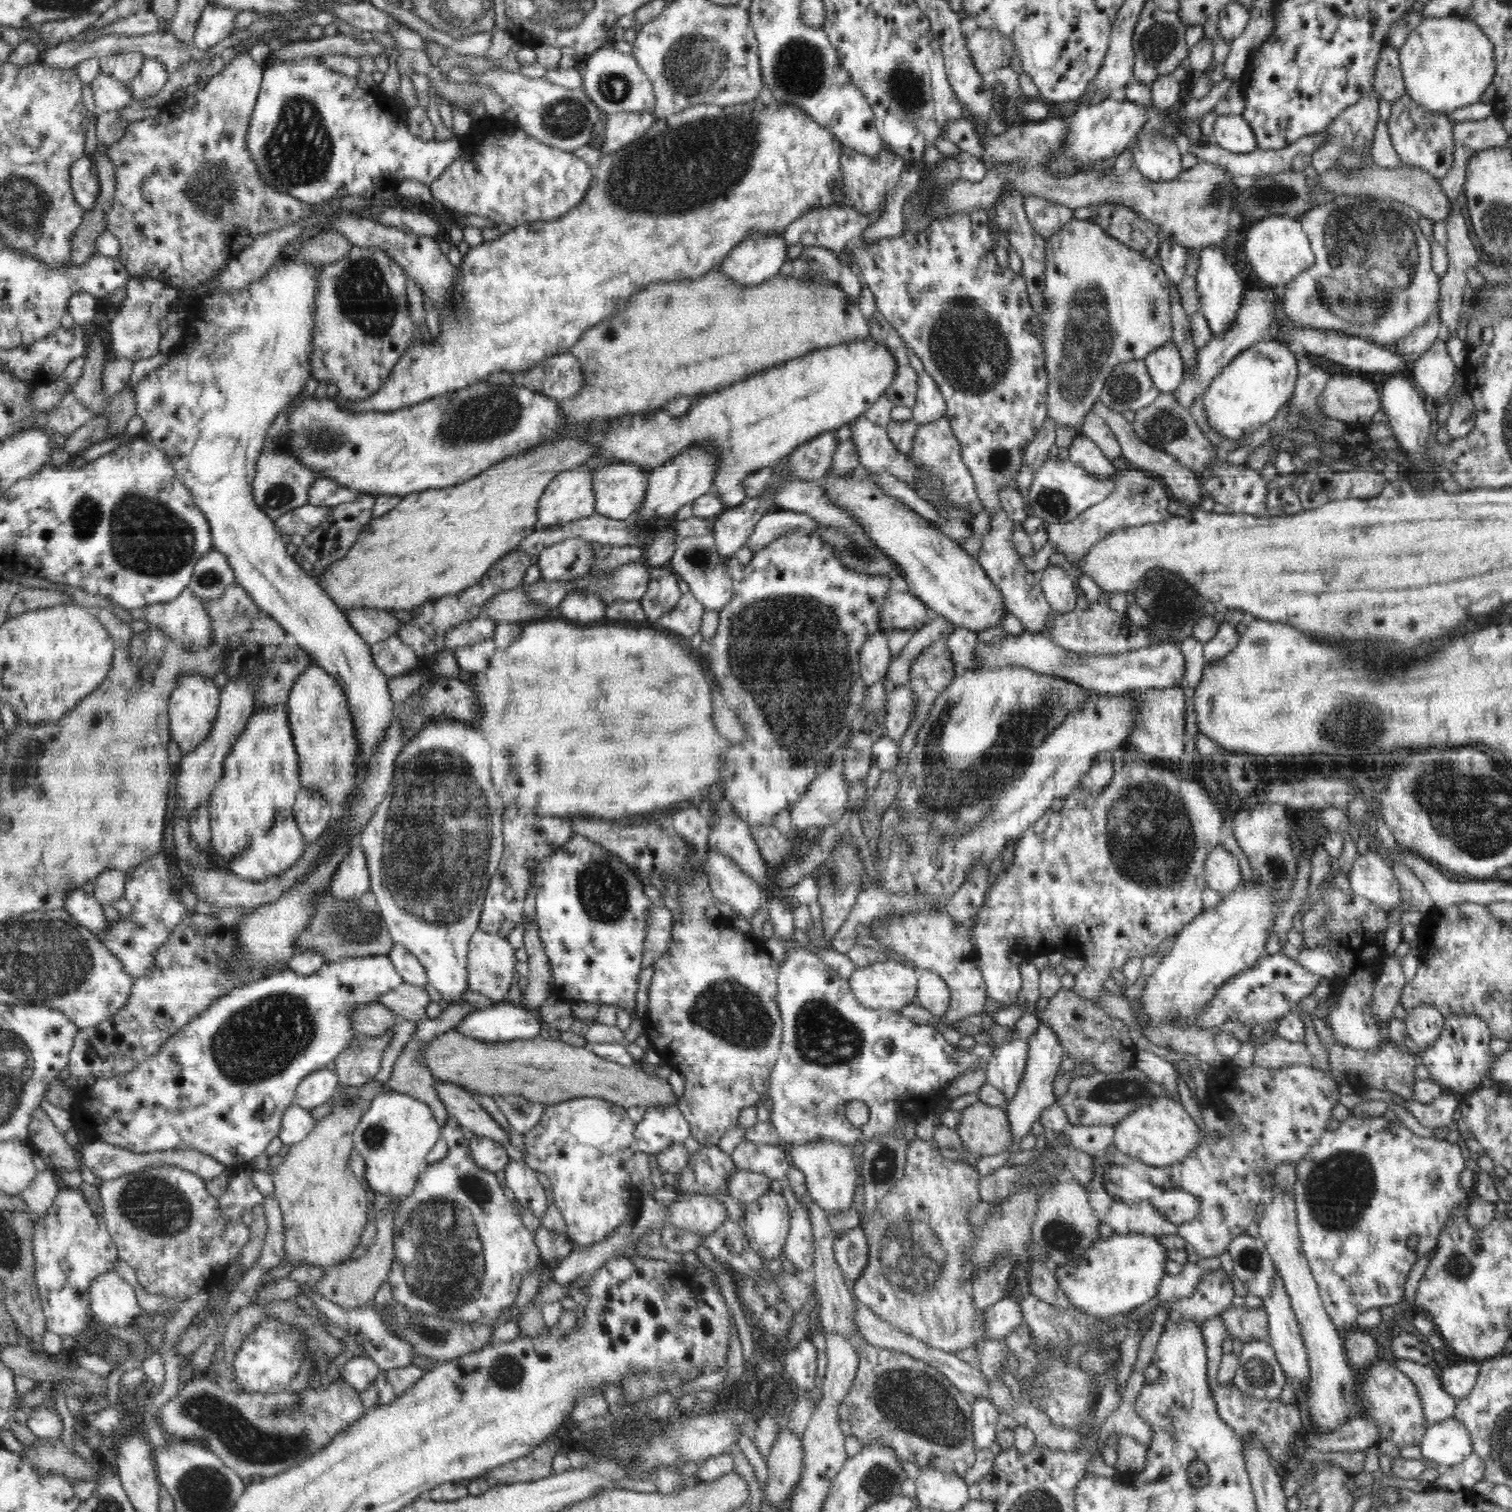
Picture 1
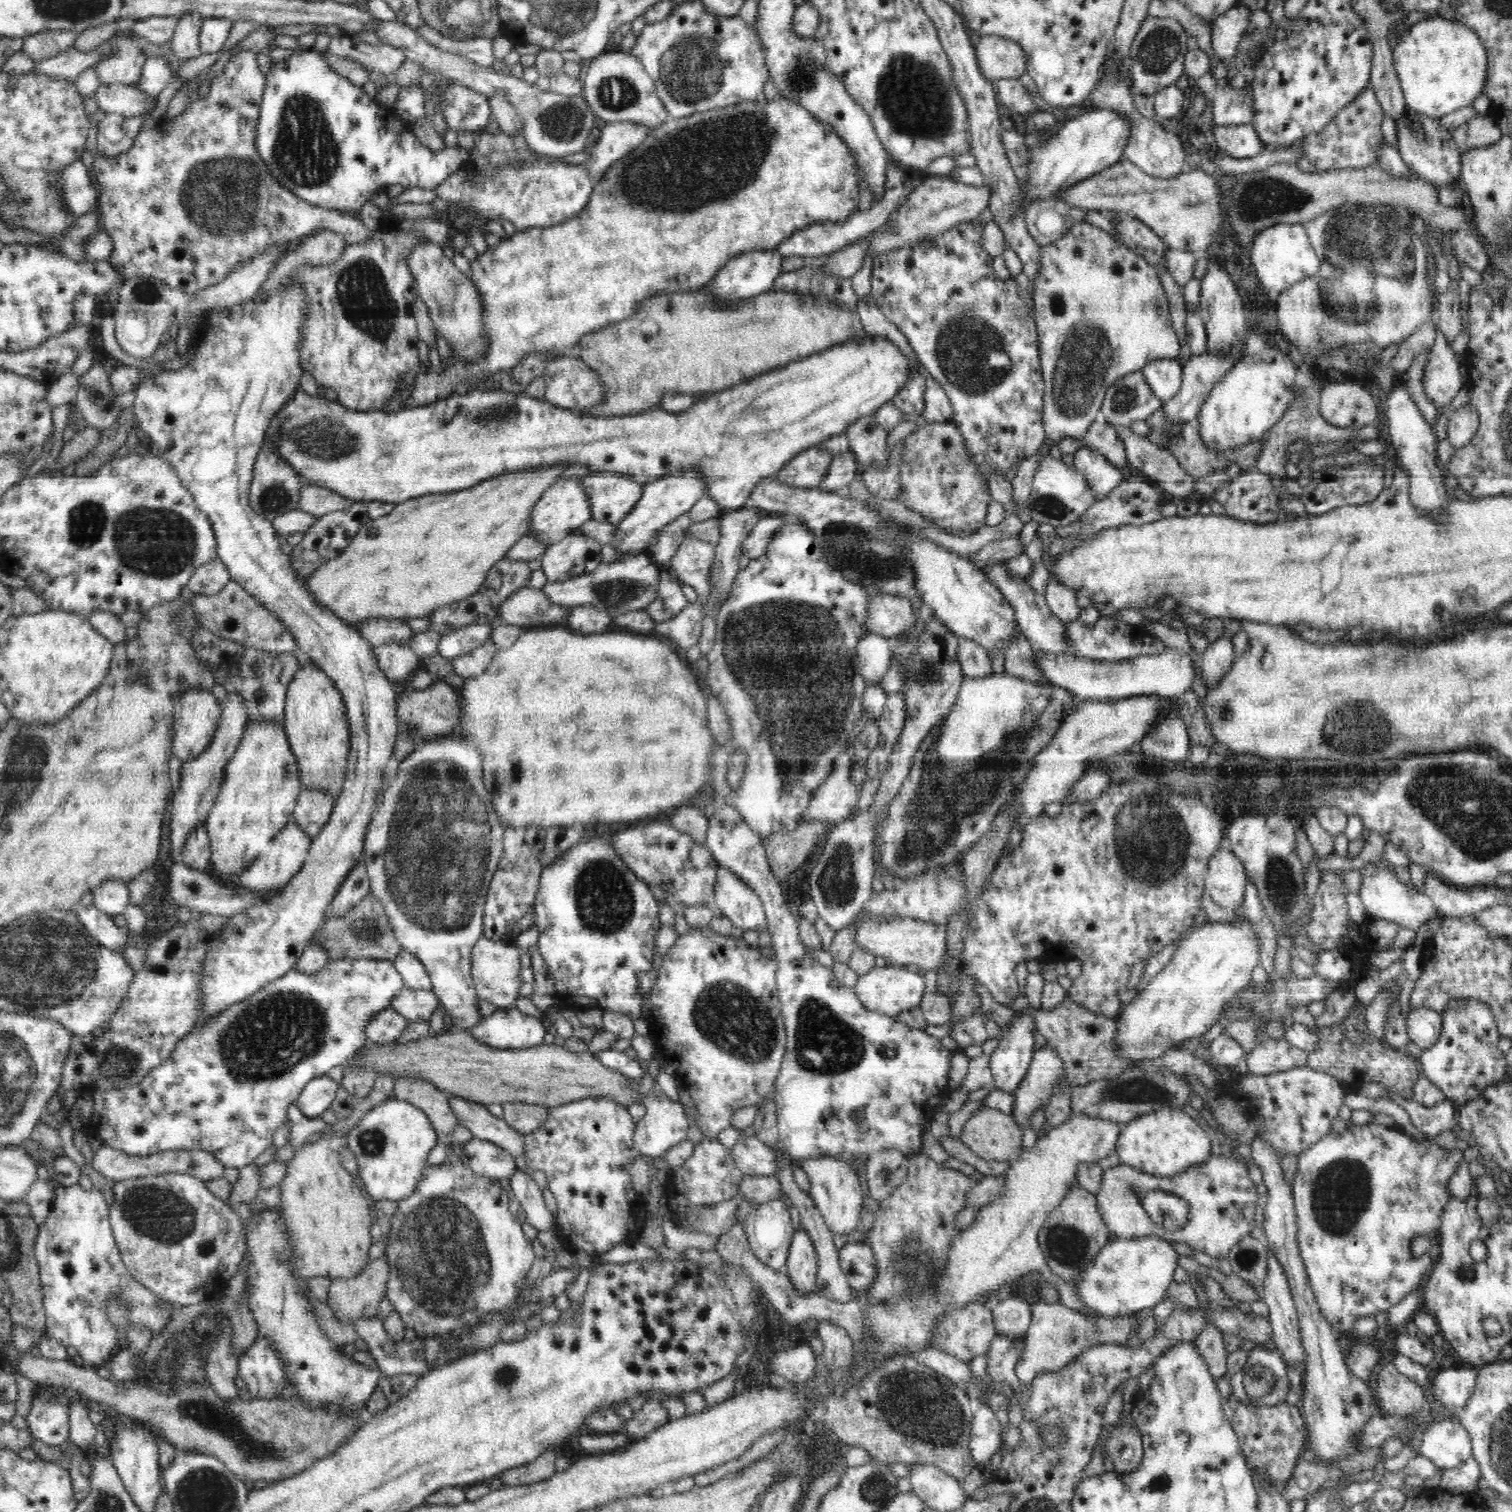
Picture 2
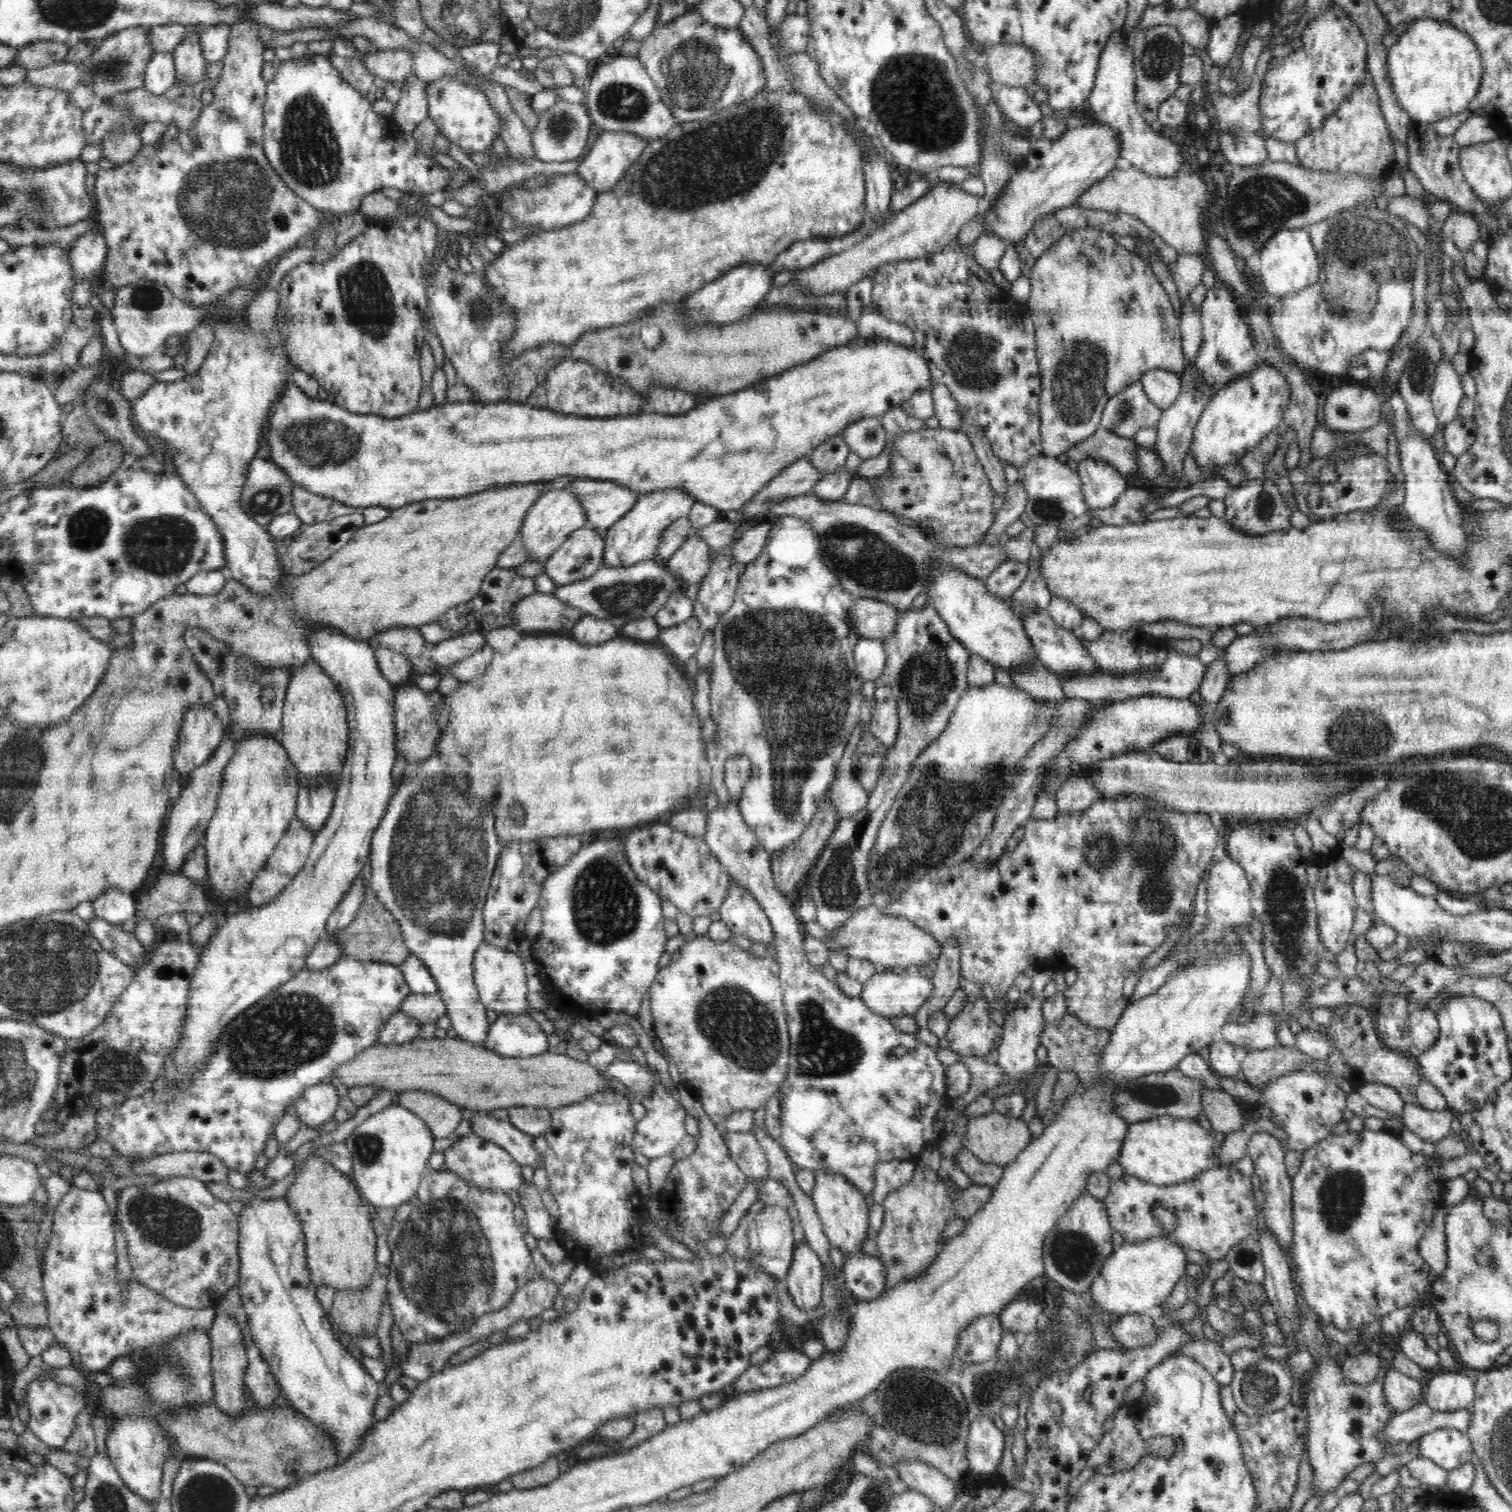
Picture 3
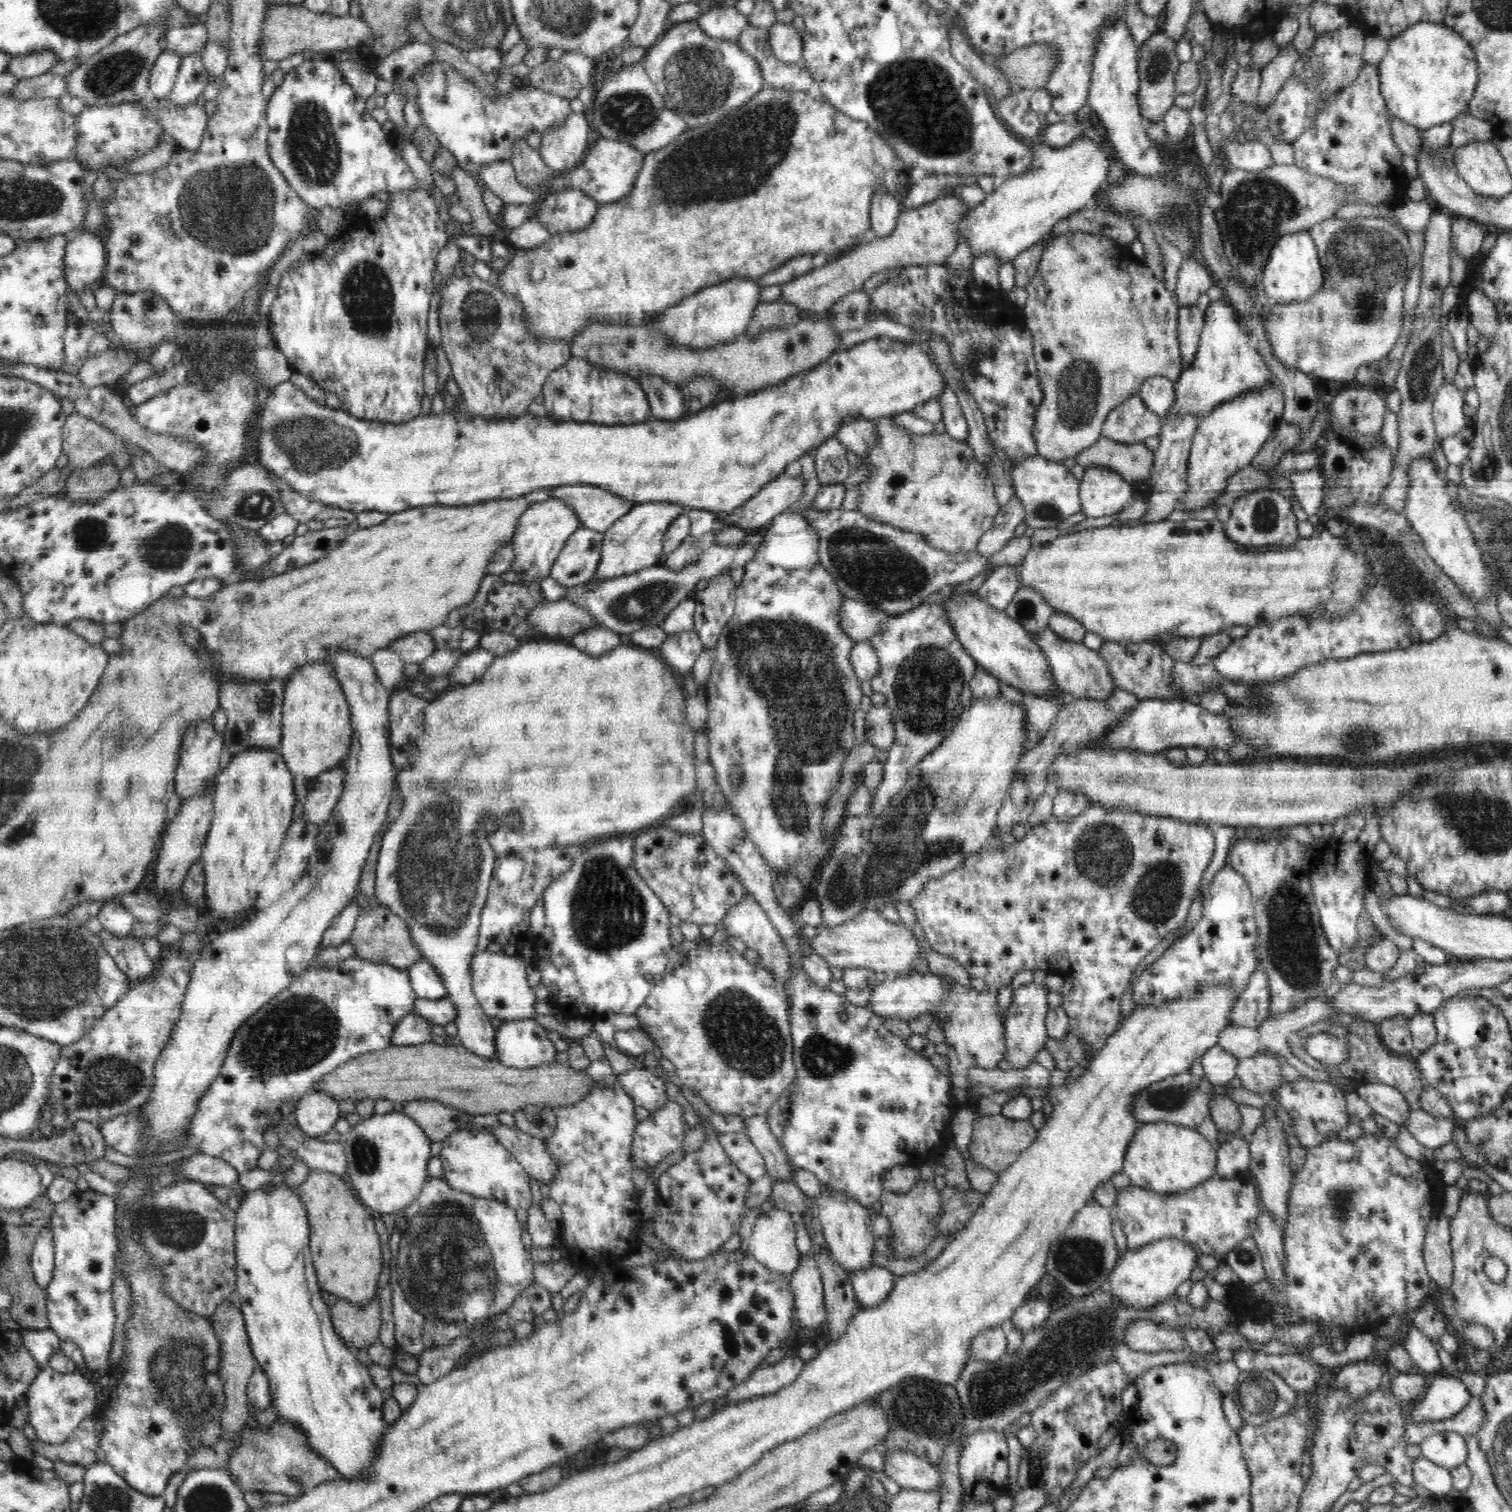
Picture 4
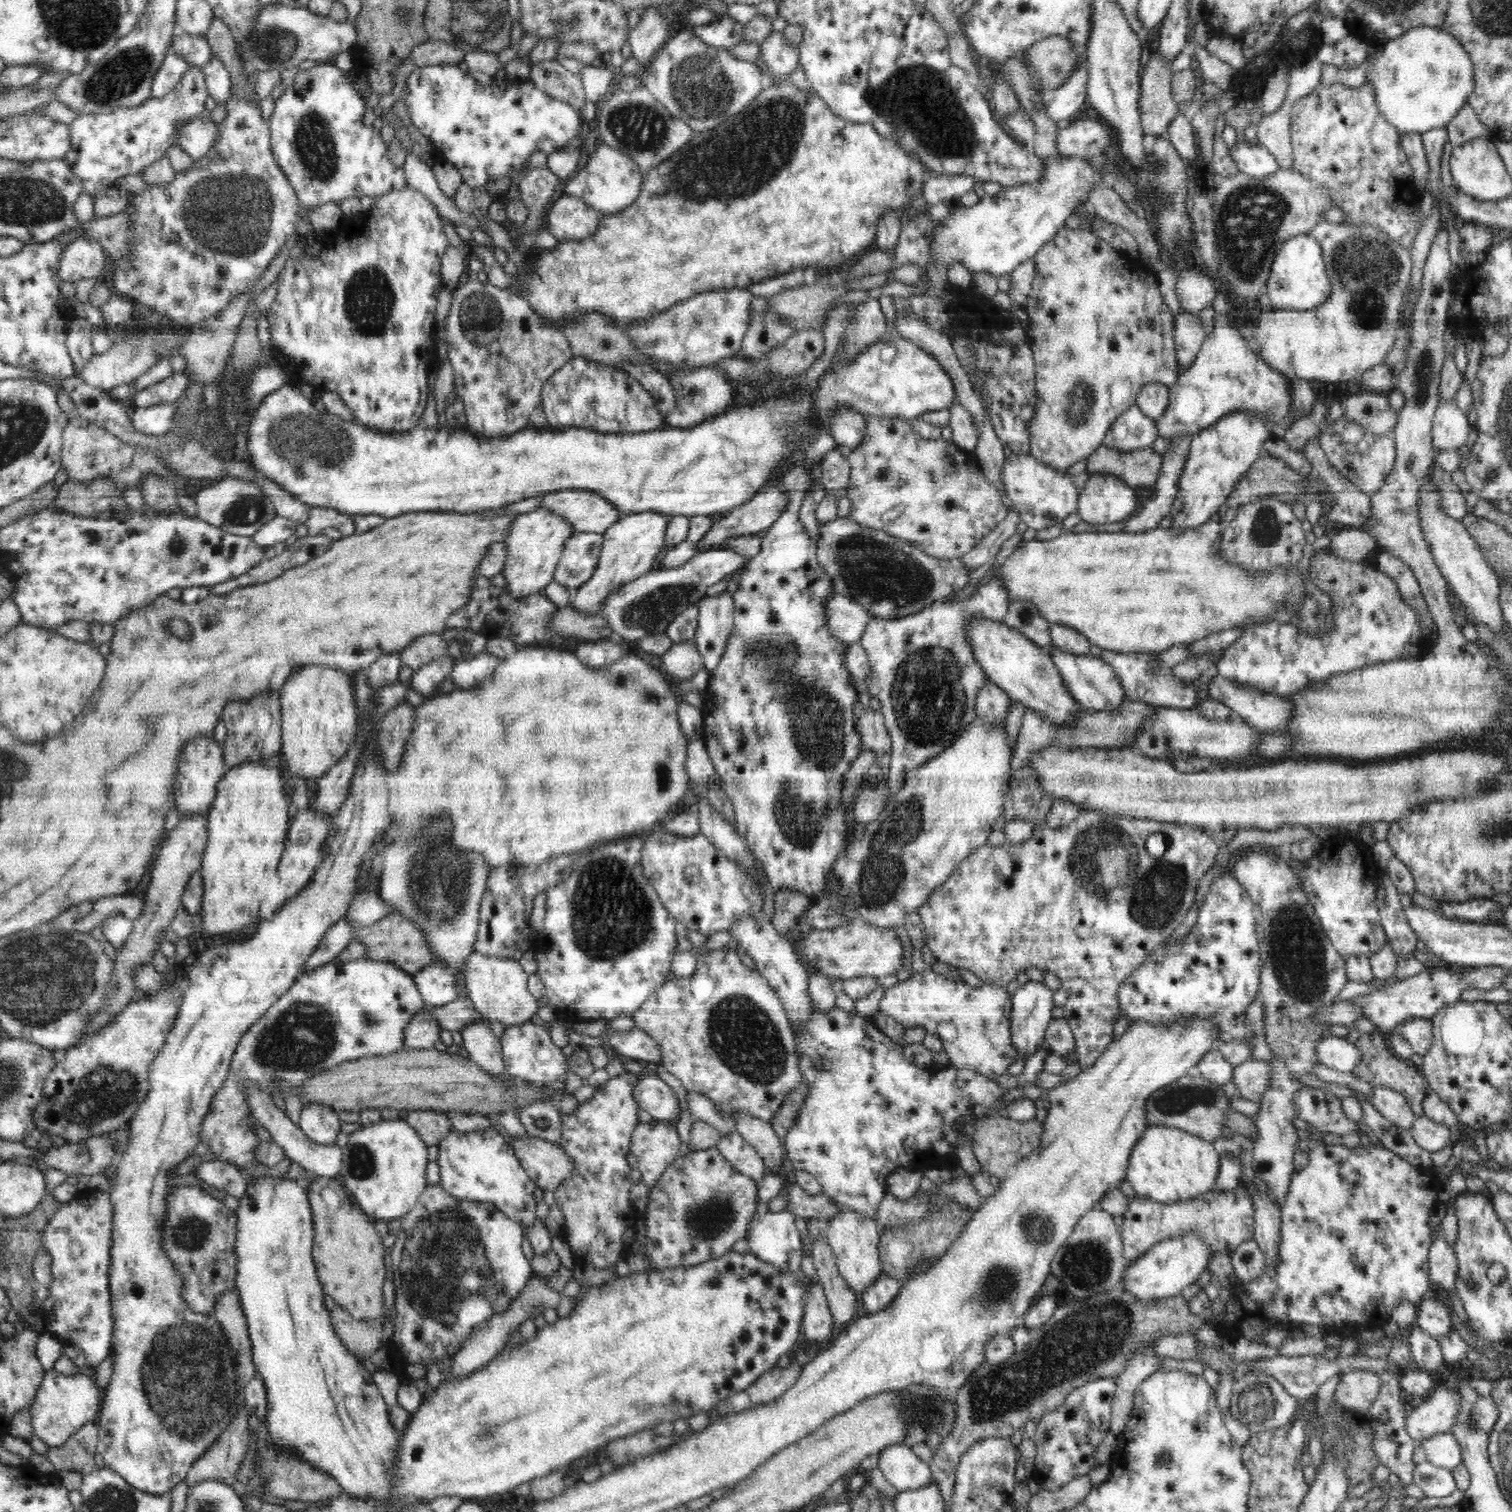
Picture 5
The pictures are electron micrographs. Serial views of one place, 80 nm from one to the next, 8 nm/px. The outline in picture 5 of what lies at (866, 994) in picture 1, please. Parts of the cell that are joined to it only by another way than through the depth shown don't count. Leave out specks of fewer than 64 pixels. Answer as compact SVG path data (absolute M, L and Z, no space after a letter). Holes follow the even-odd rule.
M925 971L922 974L912 974L905 981L898 981L890 988L885 988L883 997L879 1002L878 1011L895 1018L904 1028L924 1027L927 1033L936 1034L940 1022L950 1022L956 1027L956 1036L952 1040L943 1042L944 1051L948 1054L950 1071L974 1070L984 1076L995 1078L1005 1074L1008 1066L1016 1062L1018 1053L1012 1047L1010 1034L1010 1019L1012 1001L1006 987L984 983L979 988L974 988L964 981L953 979L951 976L942 975L935 971Z

